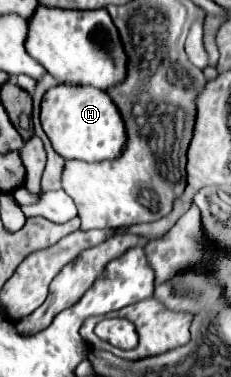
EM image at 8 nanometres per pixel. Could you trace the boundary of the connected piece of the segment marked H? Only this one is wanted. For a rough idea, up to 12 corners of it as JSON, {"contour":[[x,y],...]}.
{"contour":[[49,88],[41,126],[65,160],[111,160],[123,118],[97,88]]}

